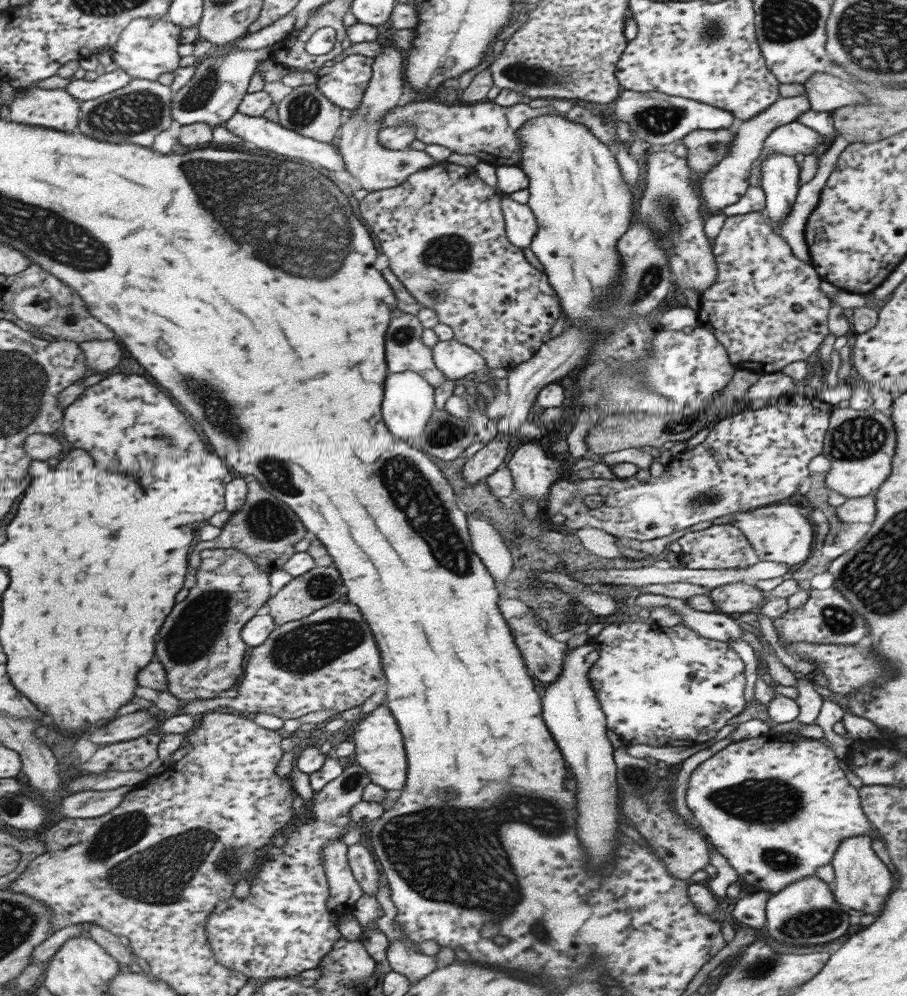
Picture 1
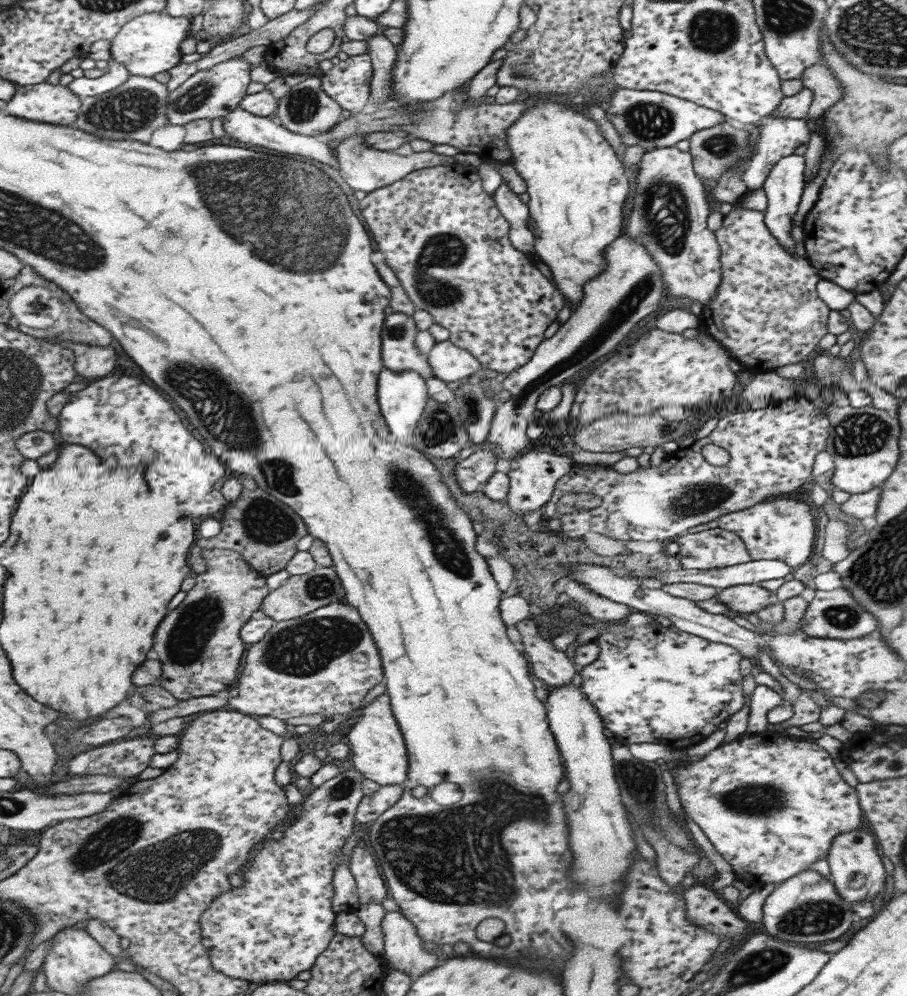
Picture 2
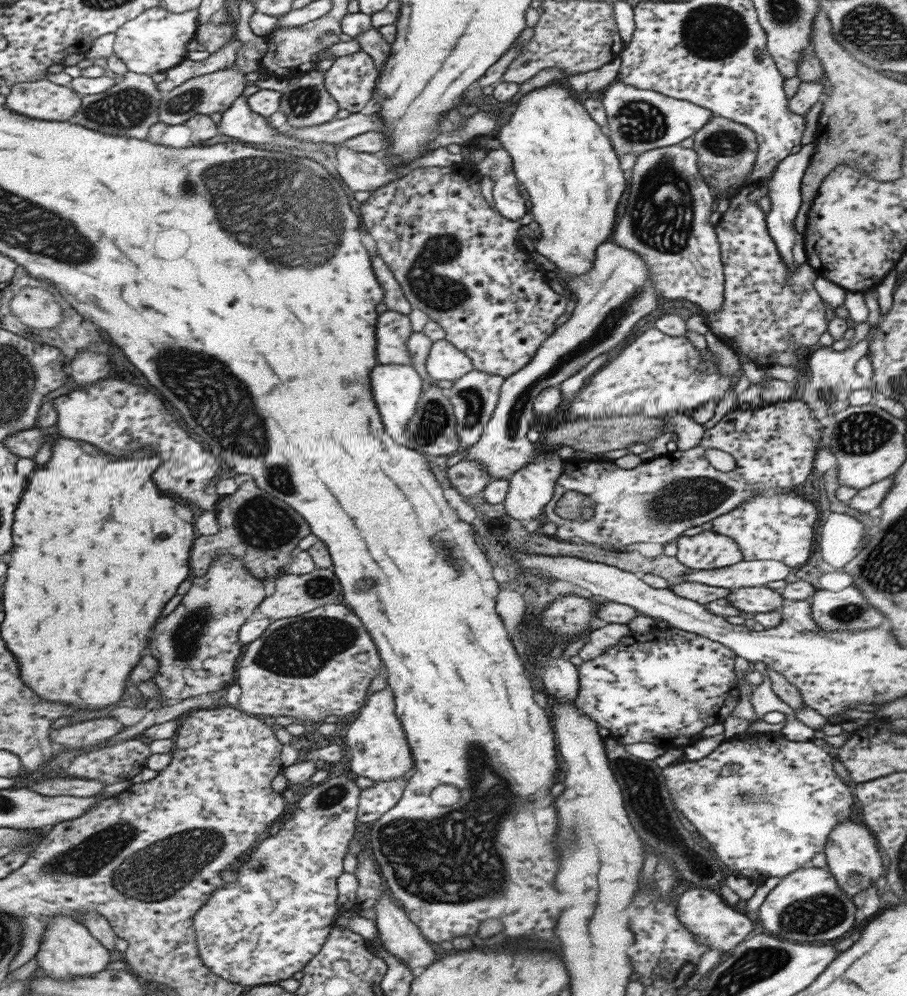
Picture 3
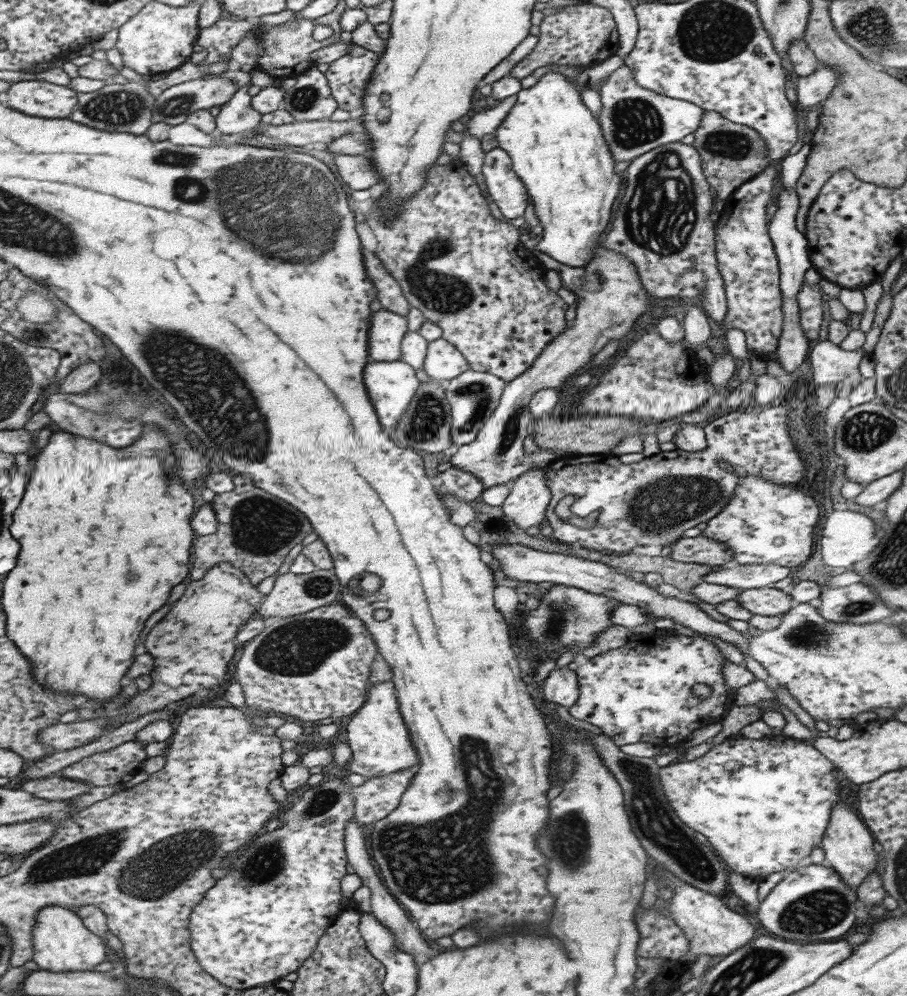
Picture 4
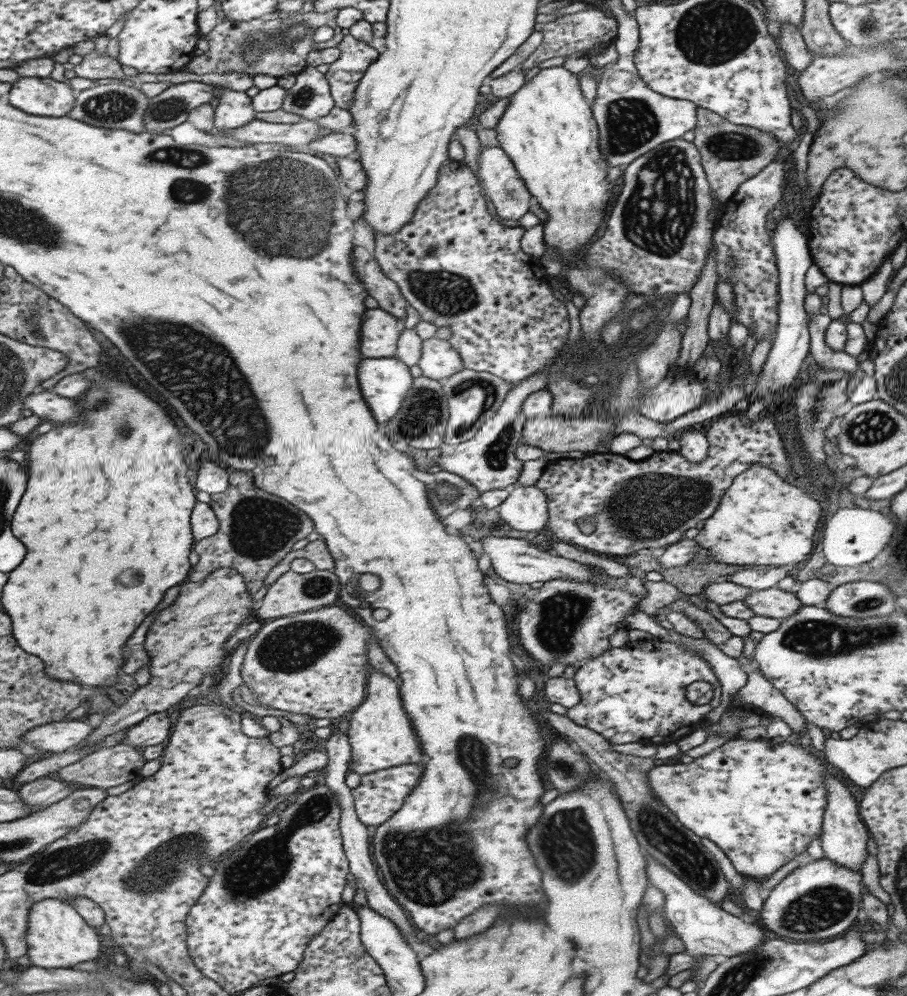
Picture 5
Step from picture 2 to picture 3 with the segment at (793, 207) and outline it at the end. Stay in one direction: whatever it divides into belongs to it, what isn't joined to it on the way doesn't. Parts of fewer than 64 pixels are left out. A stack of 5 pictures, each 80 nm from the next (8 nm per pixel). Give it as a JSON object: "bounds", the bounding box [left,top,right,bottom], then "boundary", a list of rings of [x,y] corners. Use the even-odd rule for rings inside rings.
{"bounds":[765,149,810,272],"boundary":[[[807,149],[787,155],[775,165],[771,178],[765,183],[766,195],[770,200],[769,212],[765,215],[766,229],[788,272],[794,272],[800,264],[806,262],[804,240],[802,234],[793,229],[793,219],[801,206],[801,179],[809,164],[810,155]]]}

